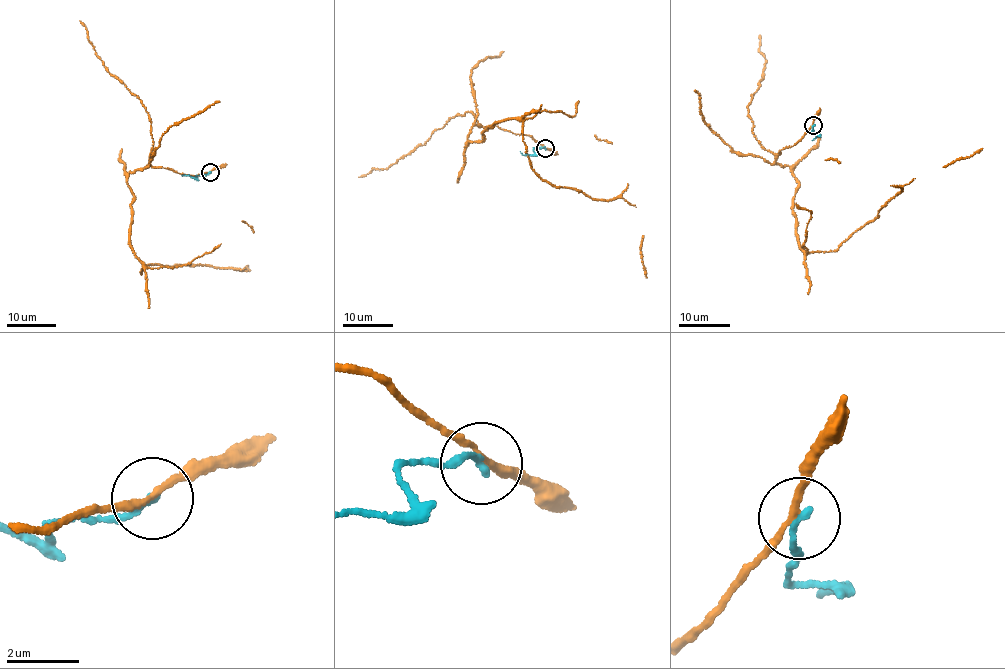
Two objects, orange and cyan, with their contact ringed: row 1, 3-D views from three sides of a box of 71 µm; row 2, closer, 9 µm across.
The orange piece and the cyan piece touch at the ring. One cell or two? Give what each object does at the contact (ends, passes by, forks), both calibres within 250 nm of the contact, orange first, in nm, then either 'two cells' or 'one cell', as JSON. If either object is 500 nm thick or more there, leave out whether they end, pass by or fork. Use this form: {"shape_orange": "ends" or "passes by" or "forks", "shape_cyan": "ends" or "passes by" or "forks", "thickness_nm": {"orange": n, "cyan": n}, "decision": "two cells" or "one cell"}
{"shape_orange": "passes by", "shape_cyan": "ends", "thickness_nm": {"orange": 170, "cyan": 180}, "decision": "two cells"}

